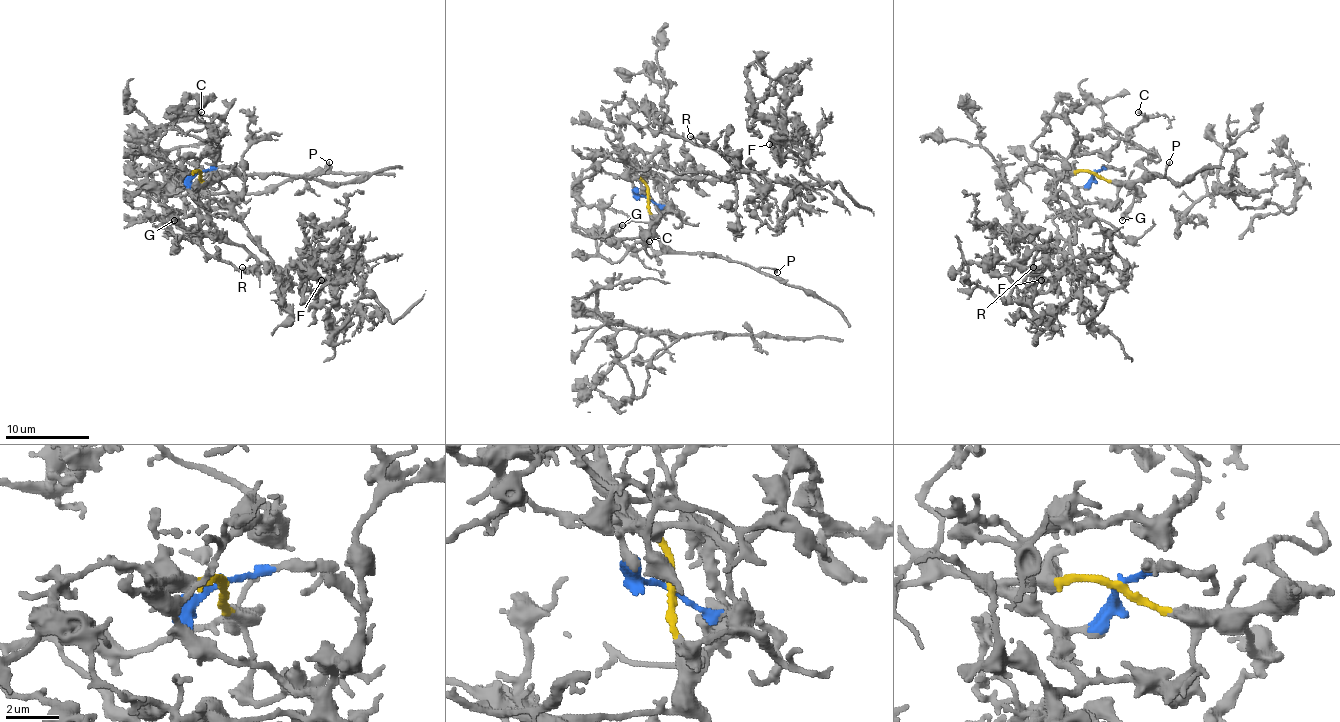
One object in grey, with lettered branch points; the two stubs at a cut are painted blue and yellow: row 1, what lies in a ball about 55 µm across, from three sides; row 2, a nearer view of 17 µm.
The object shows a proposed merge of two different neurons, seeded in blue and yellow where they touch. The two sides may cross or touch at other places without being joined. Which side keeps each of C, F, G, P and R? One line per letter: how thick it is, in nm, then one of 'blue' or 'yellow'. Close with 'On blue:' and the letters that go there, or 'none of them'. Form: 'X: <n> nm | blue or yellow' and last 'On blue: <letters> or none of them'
C: 320 nm | yellow
F: 240 nm | blue
G: 320 nm | yellow
P: 200 nm | yellow
R: 200 nm | blue
On blue: F, R

